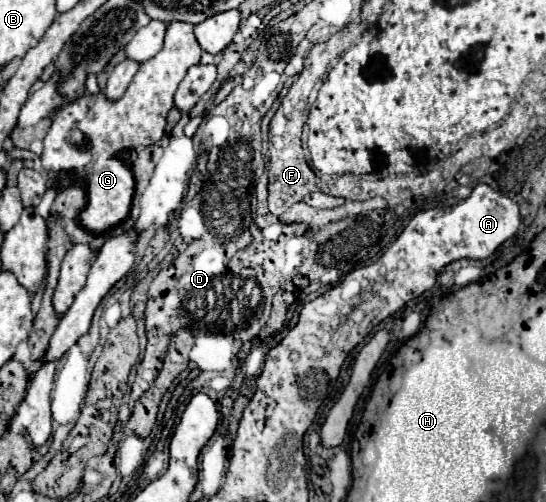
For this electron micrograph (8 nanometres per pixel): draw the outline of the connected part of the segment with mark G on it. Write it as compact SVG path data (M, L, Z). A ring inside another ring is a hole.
M171 22L167 26L165 34L165 46L149 64L141 64L137 74L133 76L127 92L123 94L121 100L109 102L105 100L103 92L99 94L85 94L77 102L67 104L63 110L55 112L53 124L49 134L43 140L43 154L41 154L41 164L45 170L73 170L77 176L81 176L87 182L87 208L79 214L79 222L85 230L93 234L105 234L117 224L121 224L129 216L131 200L135 194L135 180L133 173L120 159L115 158L117 152L125 148L135 148L135 146L149 146L161 140L163 130L165 130L165 116L173 108L173 94L179 86L179 82L185 78L187 70L195 64L199 64L201 58L201 46L197 44L197 38L193 34L193 26L185 22Z

